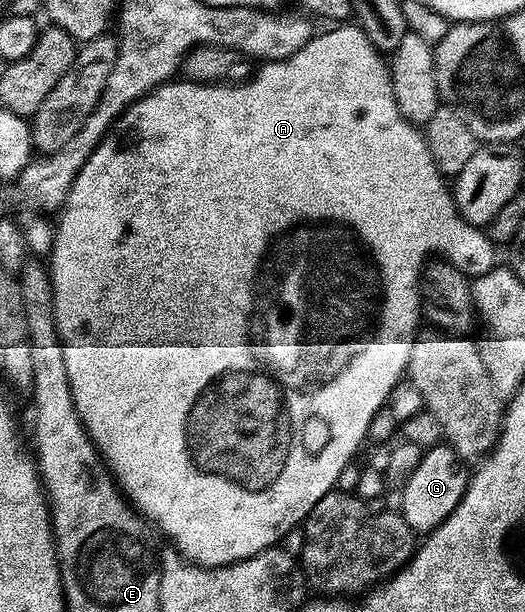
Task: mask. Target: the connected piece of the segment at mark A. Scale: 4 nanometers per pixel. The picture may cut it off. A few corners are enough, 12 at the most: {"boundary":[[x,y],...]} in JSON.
{"boundary":[[359,26],[169,81],[50,252],[183,558],[277,546],[460,216]]}

